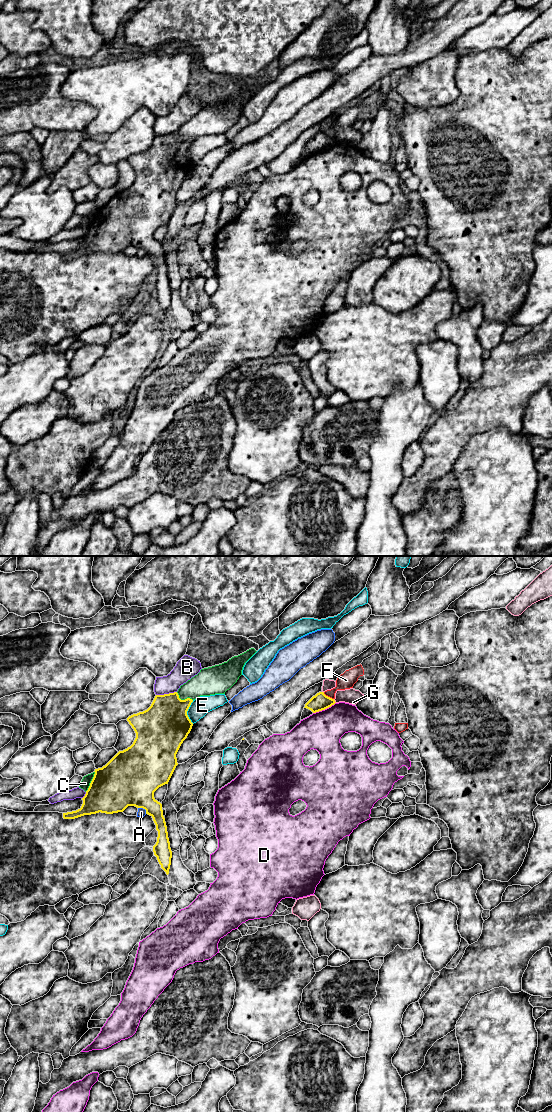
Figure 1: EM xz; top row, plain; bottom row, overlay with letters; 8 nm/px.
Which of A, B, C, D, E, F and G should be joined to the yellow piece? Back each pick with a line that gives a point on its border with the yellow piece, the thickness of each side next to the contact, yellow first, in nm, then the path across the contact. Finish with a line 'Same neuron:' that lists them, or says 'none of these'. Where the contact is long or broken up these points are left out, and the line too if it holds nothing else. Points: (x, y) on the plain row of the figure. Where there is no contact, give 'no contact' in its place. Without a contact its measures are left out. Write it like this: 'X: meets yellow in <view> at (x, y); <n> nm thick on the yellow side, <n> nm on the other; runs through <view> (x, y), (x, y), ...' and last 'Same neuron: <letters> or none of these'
Same neuron: none of these

